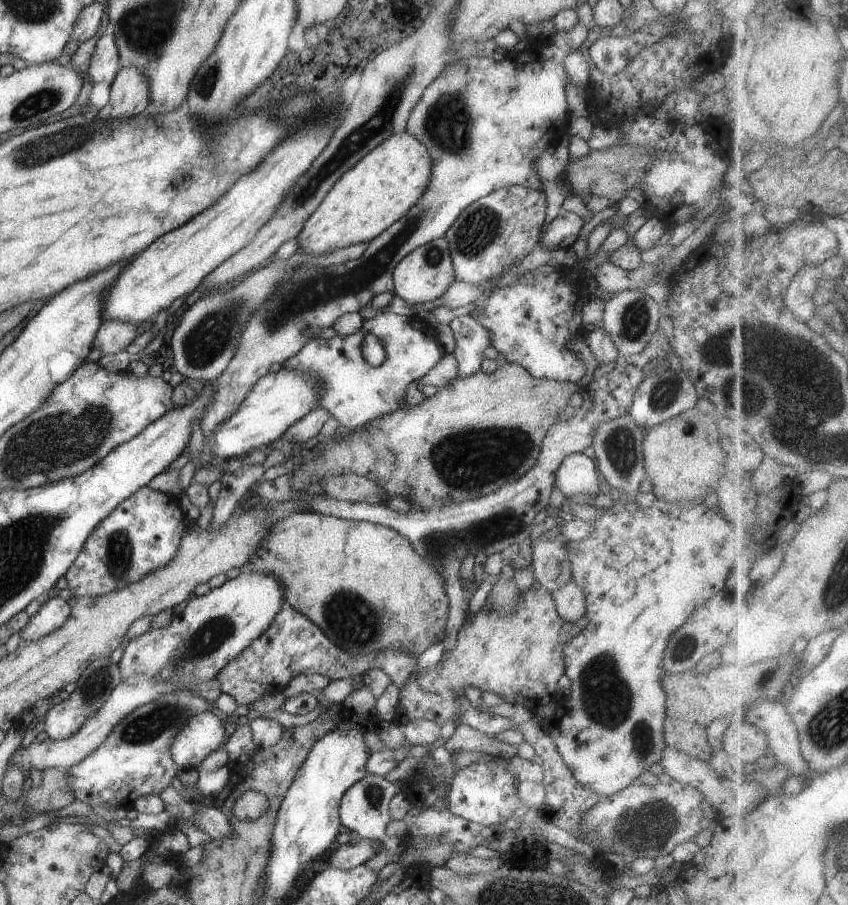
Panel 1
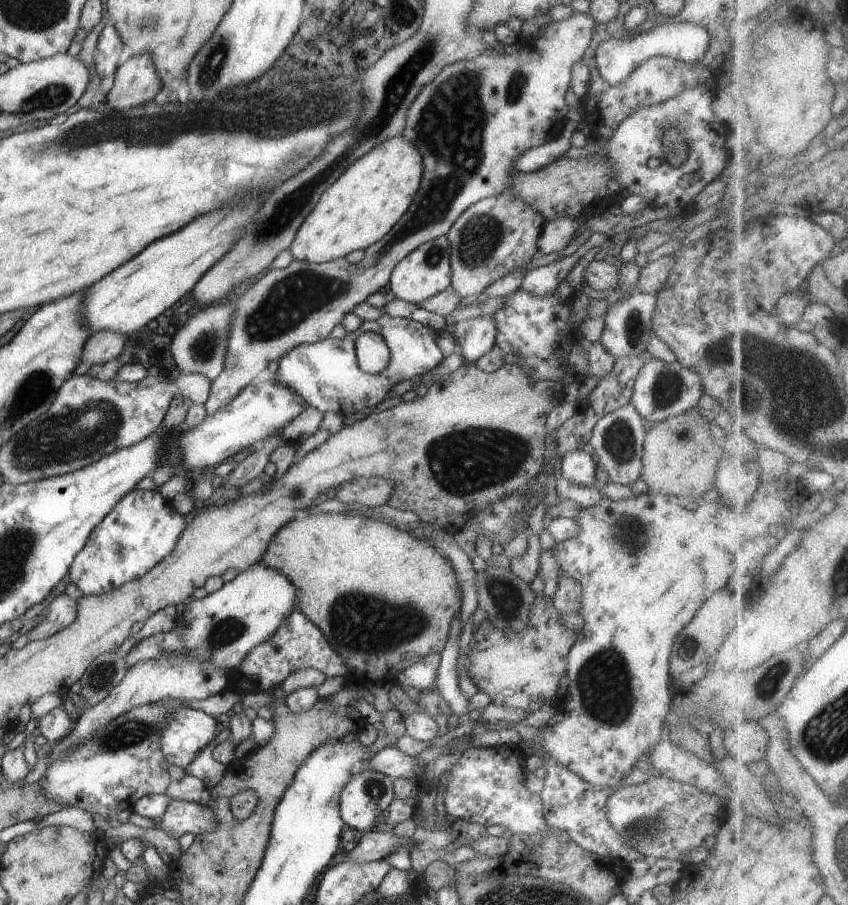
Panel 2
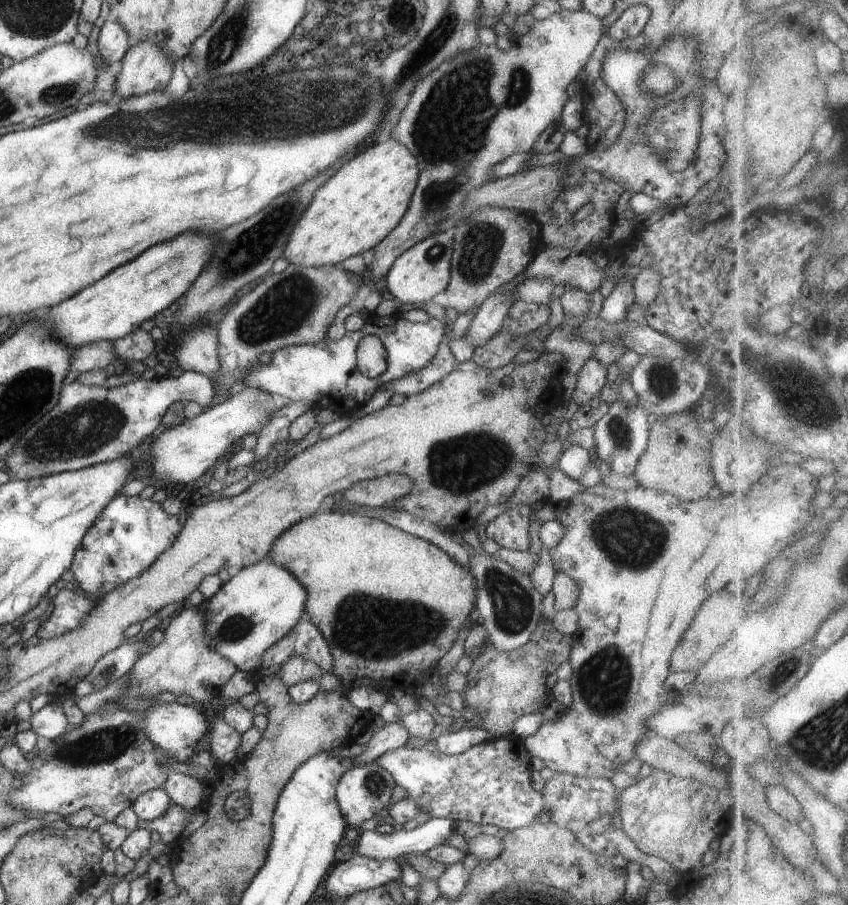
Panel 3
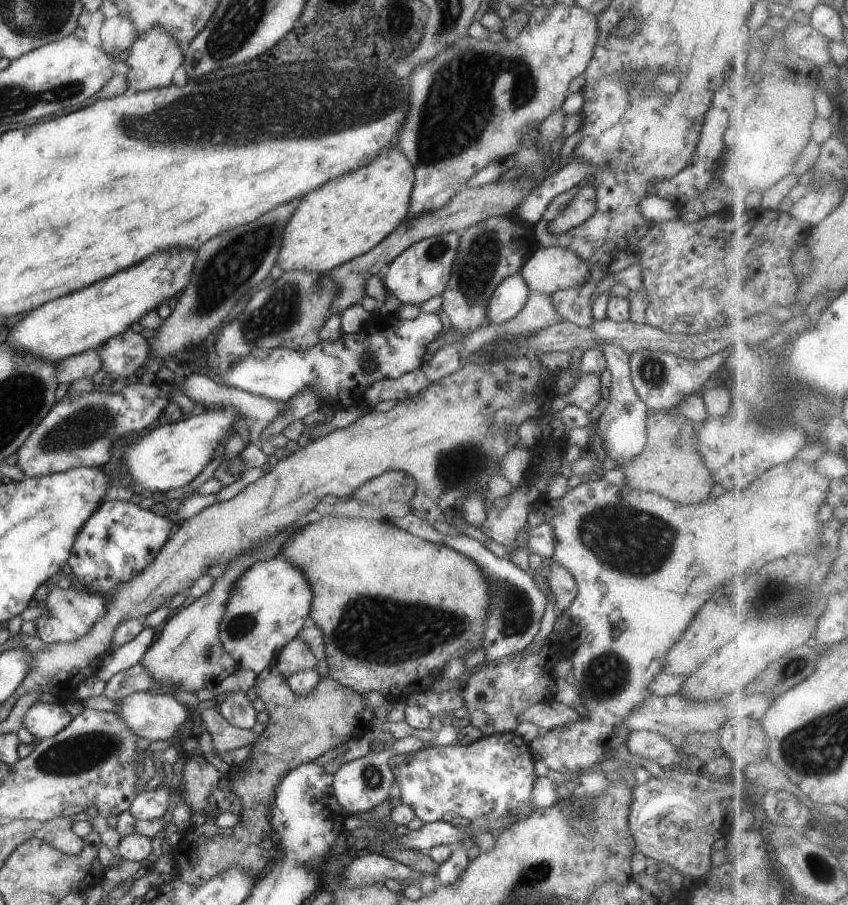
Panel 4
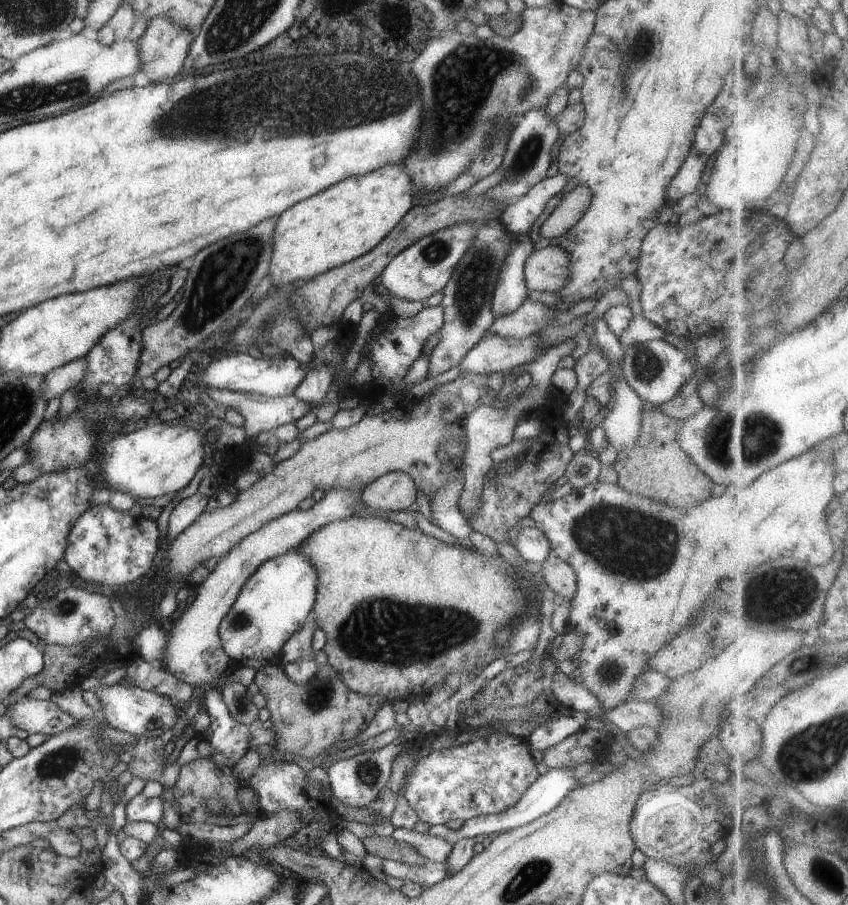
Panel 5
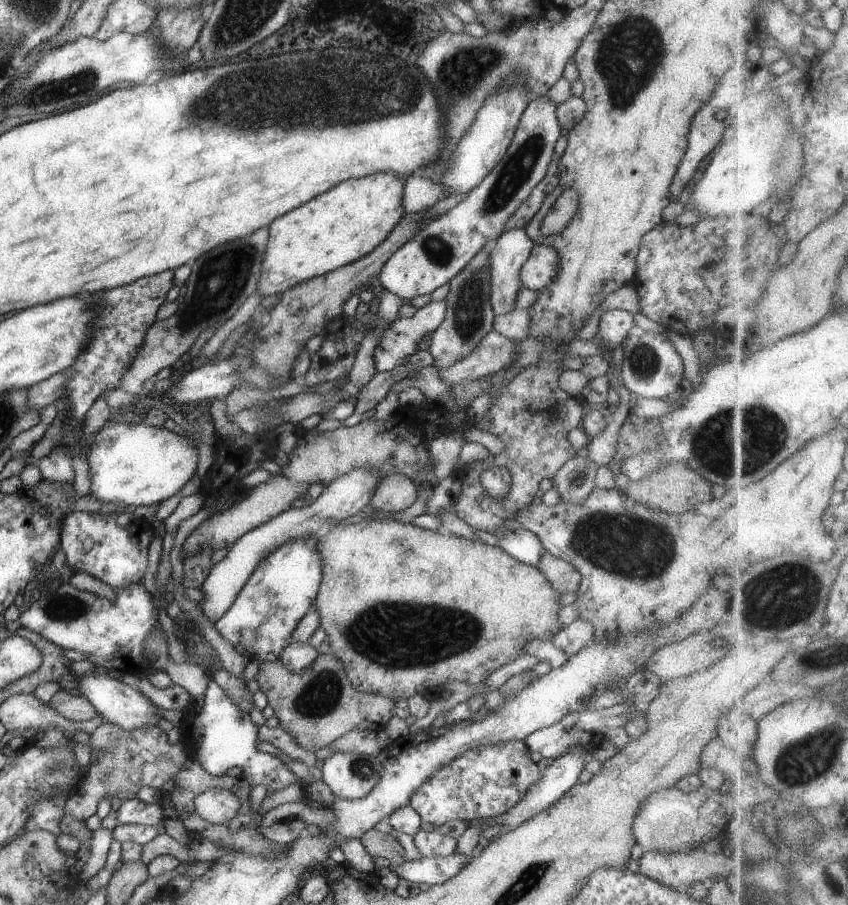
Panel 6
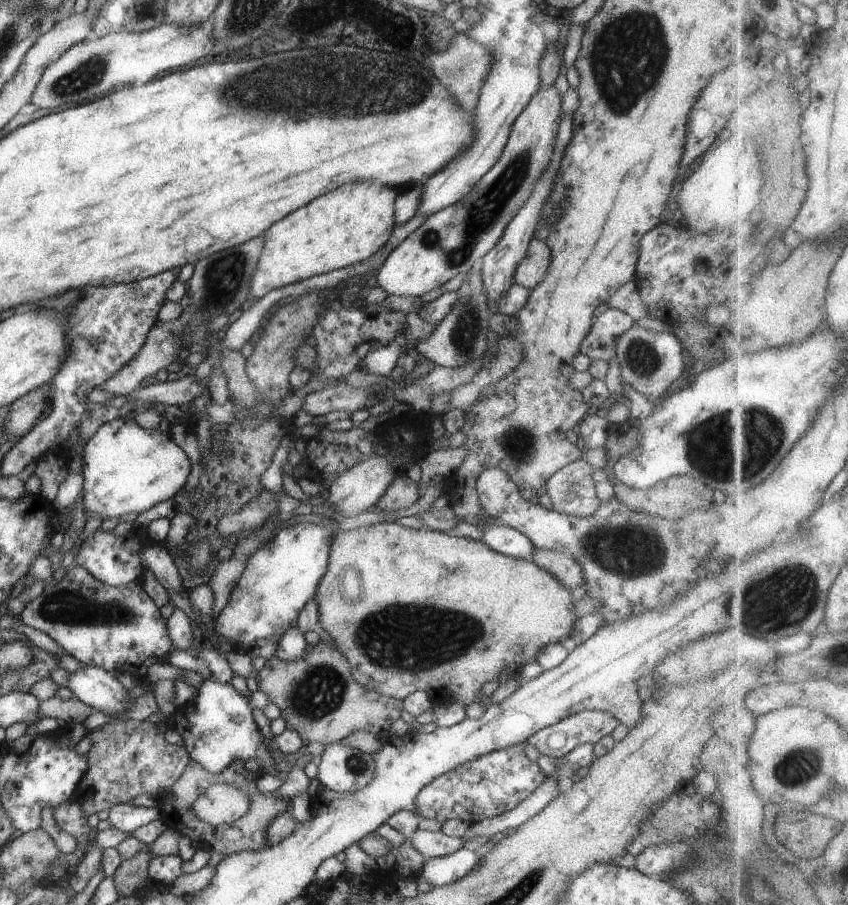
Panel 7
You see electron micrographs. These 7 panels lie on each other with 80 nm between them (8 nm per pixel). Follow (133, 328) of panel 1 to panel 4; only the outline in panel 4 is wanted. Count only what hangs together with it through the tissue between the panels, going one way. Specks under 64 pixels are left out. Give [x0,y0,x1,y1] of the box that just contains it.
[57,349,102,386]

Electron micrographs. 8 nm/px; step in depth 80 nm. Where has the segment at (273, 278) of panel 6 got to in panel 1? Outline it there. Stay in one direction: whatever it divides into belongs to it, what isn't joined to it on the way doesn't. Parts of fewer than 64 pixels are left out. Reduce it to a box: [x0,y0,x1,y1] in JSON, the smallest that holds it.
[298,130,433,255]

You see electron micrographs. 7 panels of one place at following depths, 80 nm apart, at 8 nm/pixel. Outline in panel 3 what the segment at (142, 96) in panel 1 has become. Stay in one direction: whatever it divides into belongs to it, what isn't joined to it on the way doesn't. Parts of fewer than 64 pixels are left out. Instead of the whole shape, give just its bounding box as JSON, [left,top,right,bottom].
[115,39,176,99]

